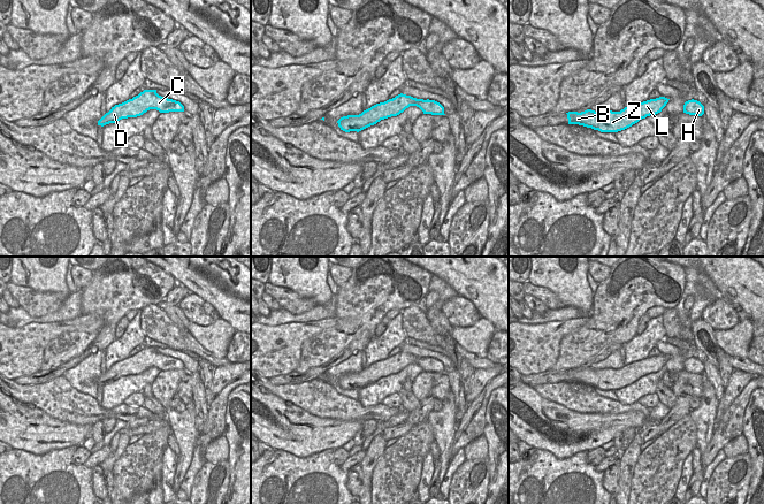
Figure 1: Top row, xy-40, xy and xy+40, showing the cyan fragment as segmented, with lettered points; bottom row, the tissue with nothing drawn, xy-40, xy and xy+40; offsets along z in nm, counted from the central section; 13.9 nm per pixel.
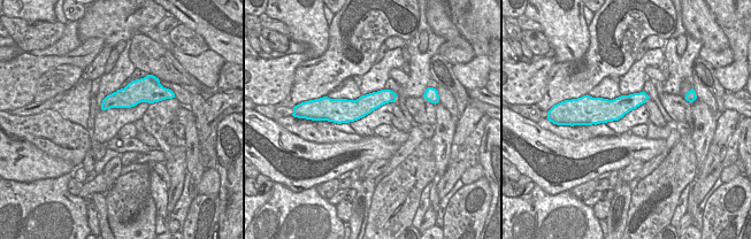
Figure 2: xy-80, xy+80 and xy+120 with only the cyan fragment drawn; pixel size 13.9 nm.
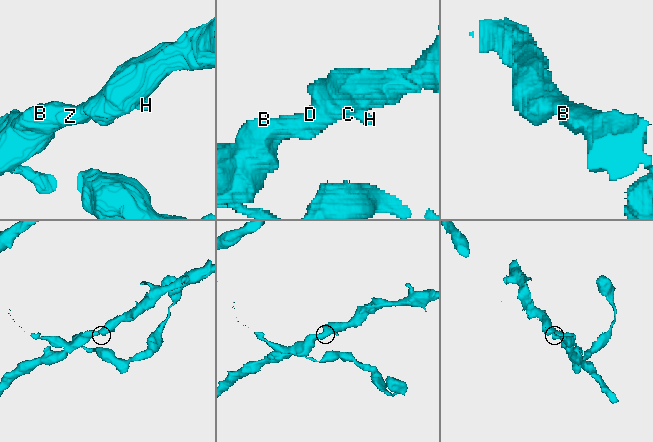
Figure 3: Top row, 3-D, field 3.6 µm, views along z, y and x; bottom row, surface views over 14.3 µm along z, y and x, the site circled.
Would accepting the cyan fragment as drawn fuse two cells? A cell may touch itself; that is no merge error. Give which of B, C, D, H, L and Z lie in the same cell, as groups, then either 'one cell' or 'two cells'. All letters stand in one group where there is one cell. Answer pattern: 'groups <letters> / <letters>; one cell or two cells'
groups B C D H L Z; one cell

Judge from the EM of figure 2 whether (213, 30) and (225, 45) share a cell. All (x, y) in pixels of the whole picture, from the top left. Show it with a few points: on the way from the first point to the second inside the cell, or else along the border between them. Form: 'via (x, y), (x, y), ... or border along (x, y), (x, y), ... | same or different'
via (217, 35), (221, 43) | same

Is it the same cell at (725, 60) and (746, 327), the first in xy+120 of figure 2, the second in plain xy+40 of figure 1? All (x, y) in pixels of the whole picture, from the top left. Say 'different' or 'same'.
different

